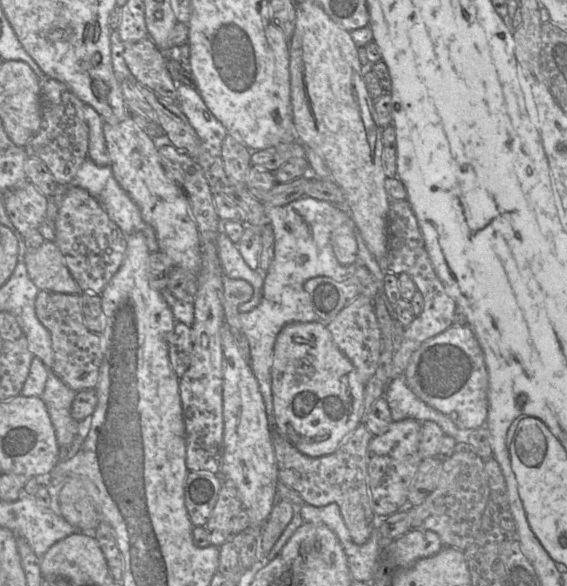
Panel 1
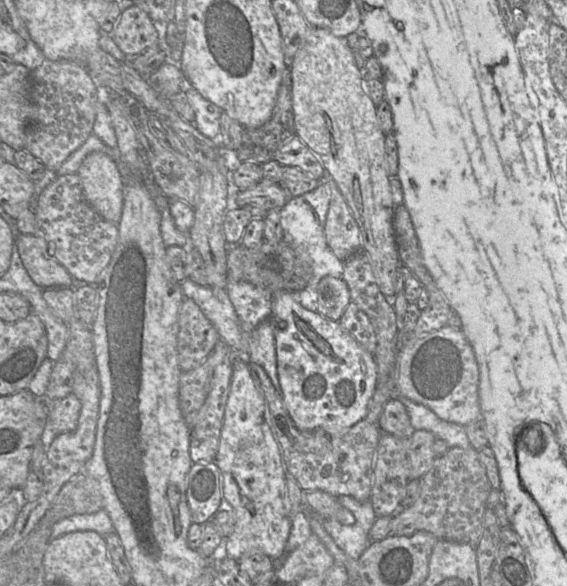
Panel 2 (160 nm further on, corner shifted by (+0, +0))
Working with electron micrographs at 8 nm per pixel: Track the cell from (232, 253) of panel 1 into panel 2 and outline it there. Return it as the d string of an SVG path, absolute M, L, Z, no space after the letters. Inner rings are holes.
M228 282L227 294L241 327L251 331L271 317L273 293L249 282Z

